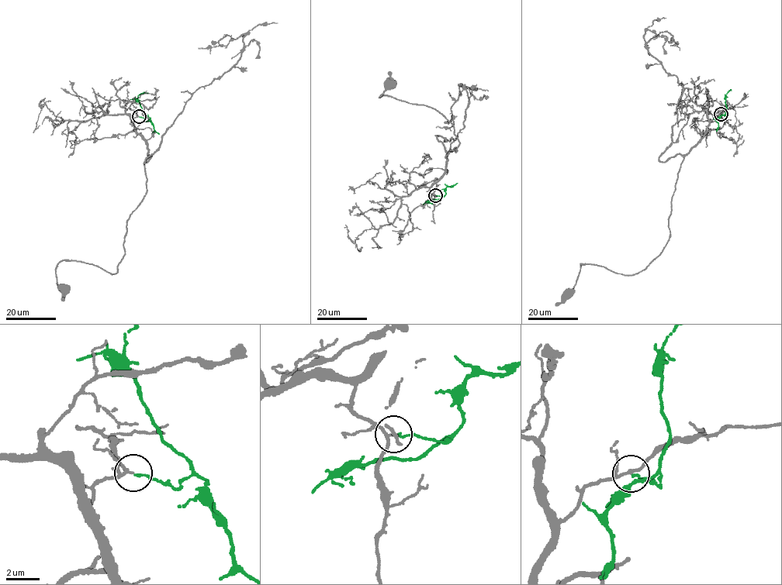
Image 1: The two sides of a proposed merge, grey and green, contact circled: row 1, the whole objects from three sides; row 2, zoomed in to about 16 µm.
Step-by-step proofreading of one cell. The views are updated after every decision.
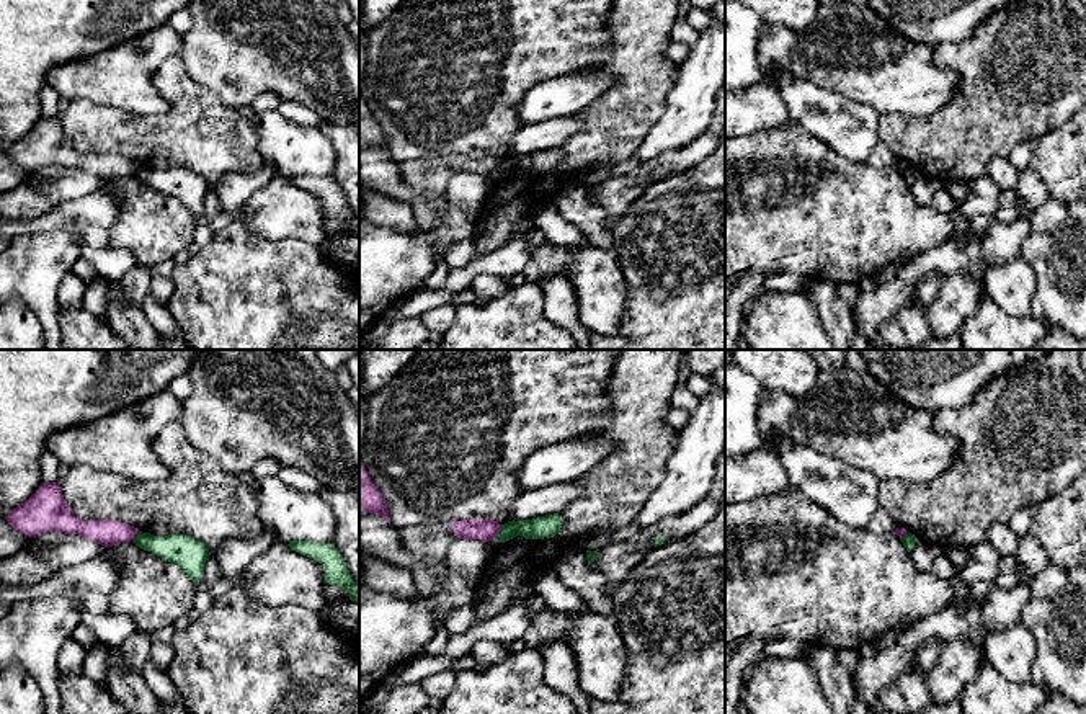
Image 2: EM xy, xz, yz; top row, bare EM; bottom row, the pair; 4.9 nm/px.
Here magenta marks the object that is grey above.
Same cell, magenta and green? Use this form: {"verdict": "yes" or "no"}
{"verdict": "no"}

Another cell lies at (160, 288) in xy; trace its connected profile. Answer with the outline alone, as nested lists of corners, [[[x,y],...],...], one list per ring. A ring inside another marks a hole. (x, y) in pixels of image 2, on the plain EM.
[[[152,276],[150,281],[150,296],[167,306],[167,302],[170,301],[173,294],[173,283],[170,278],[163,278],[163,276]]]

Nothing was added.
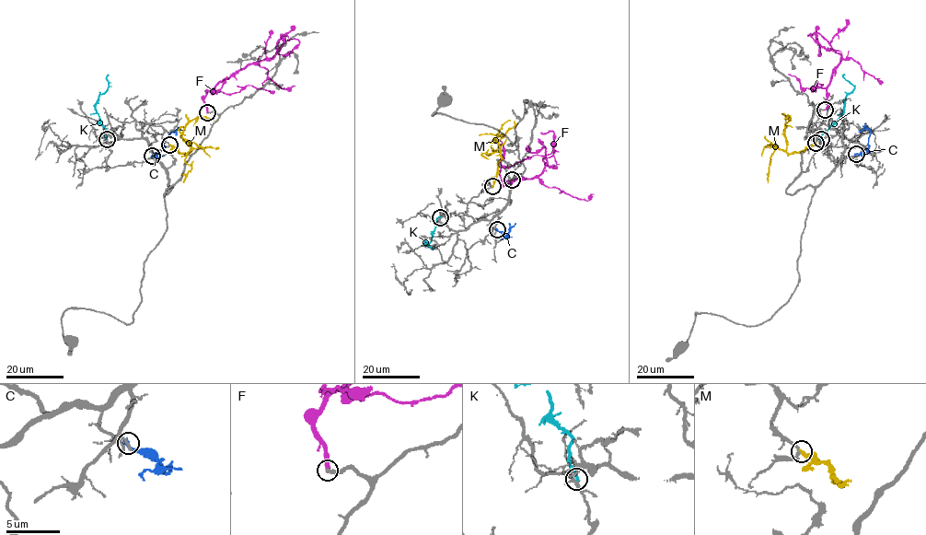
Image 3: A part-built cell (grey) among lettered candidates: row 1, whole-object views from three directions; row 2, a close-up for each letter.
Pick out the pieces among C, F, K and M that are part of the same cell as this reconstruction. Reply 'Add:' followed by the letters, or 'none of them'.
Add: F

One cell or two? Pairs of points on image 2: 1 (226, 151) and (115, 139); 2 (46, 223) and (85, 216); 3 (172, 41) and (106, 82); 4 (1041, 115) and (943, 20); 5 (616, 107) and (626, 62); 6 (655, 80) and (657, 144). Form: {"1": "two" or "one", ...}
{"1": "one", "2": "one", "3": "one", "4": "two", "5": "one", "6": "two"}

